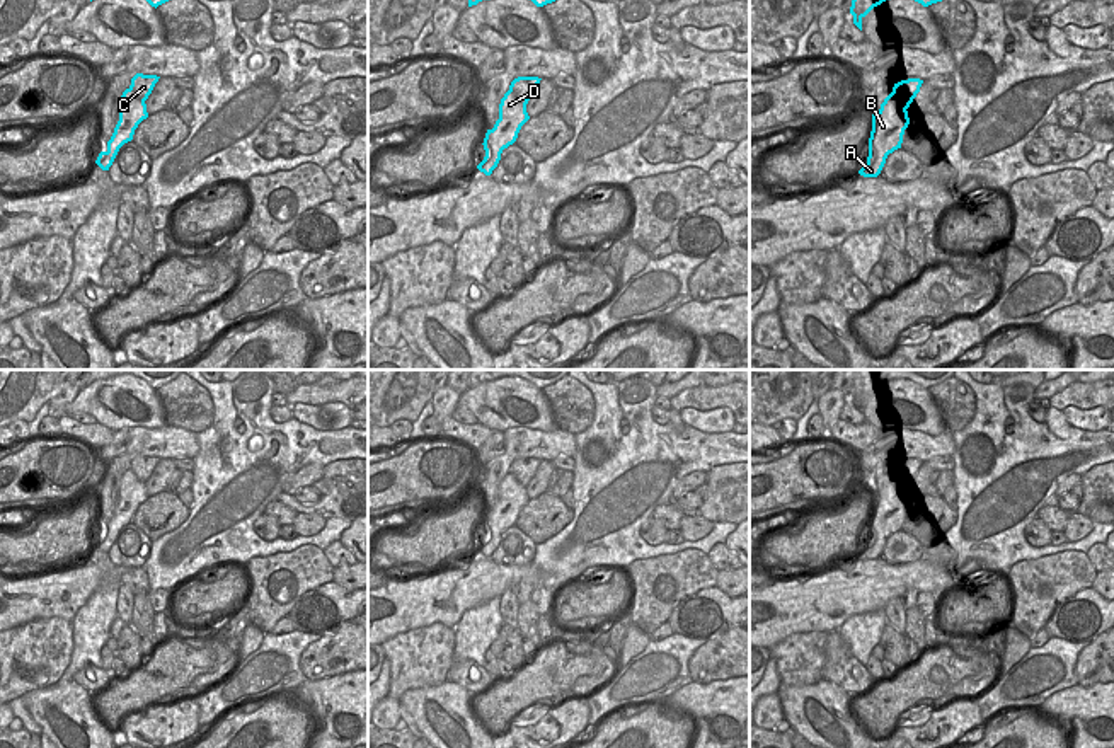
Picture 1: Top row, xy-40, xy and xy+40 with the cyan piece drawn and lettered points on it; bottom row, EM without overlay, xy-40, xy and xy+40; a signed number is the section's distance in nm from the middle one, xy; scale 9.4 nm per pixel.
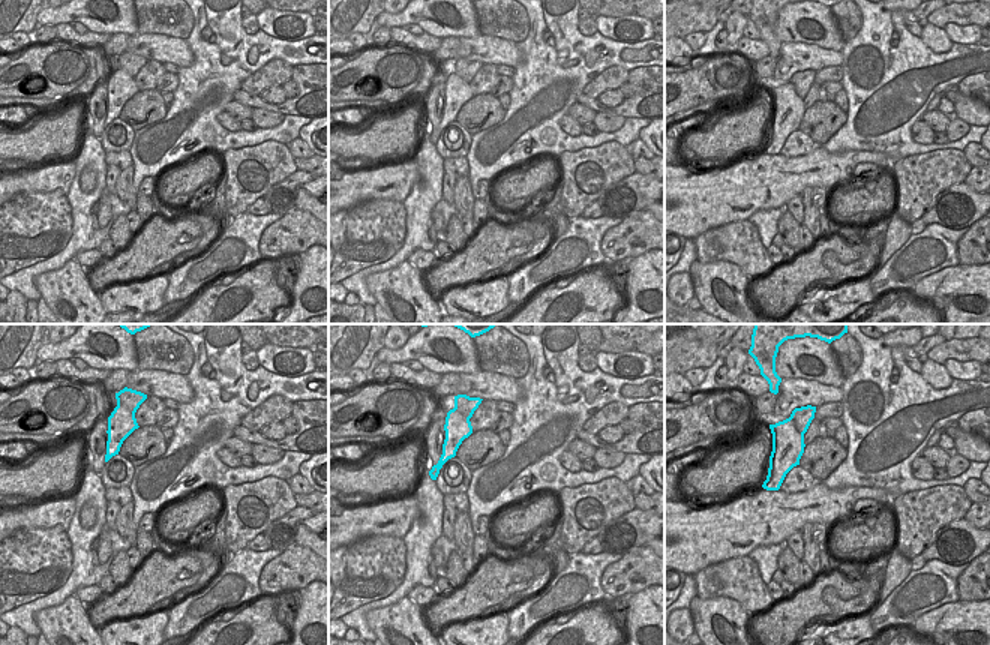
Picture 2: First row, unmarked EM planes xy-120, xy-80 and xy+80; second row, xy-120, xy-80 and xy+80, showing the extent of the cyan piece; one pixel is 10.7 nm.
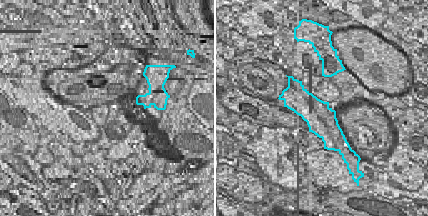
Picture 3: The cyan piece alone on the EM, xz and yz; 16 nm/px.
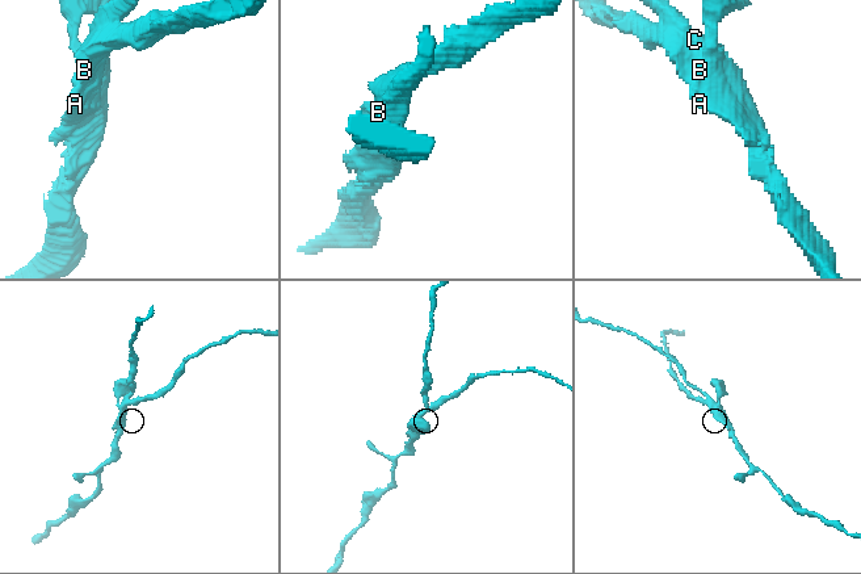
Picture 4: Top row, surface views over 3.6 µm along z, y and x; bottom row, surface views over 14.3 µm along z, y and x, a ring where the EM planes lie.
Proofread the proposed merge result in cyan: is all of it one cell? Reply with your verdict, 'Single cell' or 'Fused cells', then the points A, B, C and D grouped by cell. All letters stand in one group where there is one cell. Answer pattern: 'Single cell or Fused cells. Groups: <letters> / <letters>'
Fused cells. Groups: A B D / C

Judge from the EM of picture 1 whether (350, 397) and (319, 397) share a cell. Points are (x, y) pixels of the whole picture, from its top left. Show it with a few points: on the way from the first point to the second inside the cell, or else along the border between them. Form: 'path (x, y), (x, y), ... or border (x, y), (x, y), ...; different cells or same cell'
path (343, 396), (326, 396); same cell

